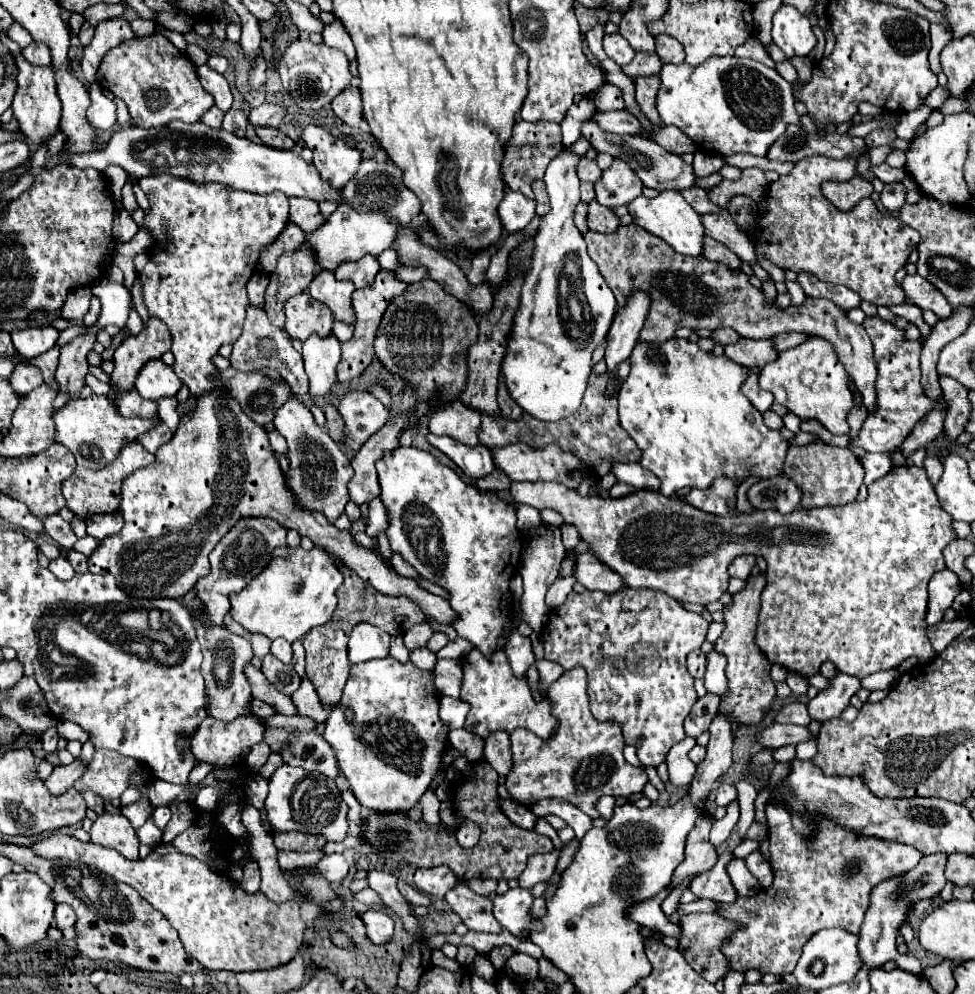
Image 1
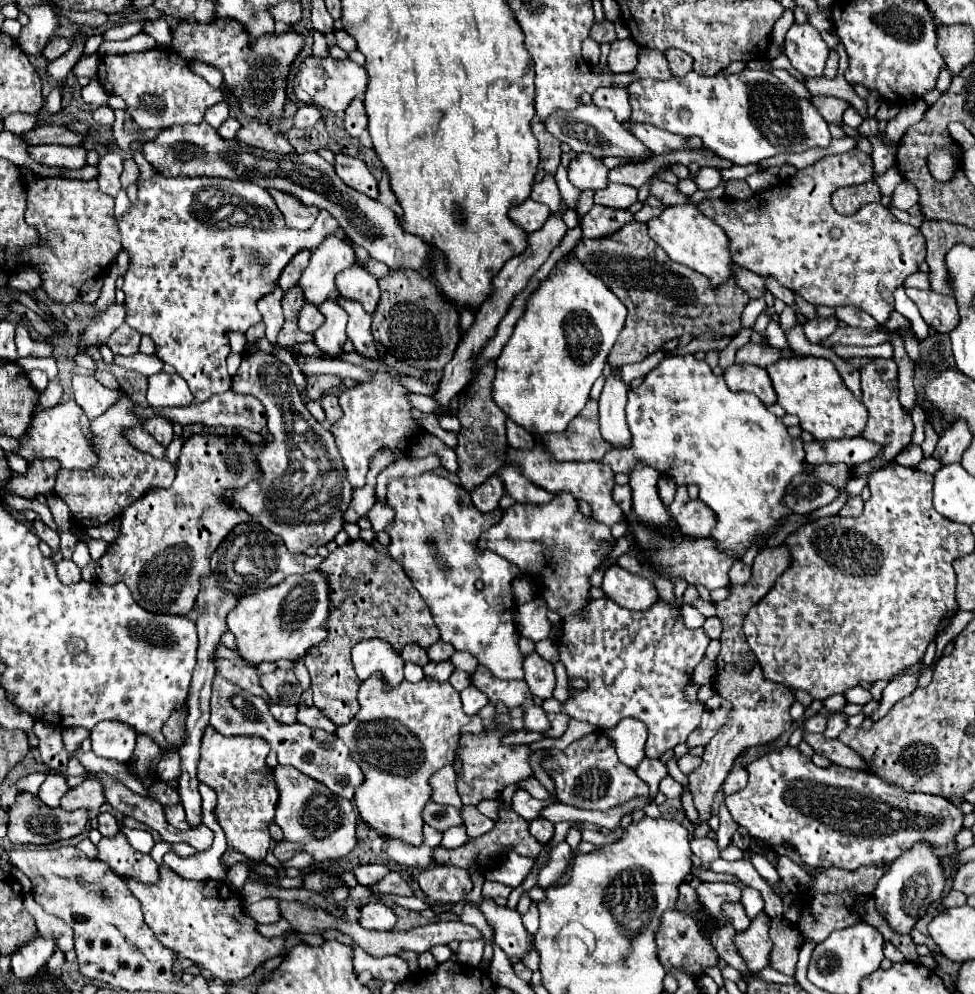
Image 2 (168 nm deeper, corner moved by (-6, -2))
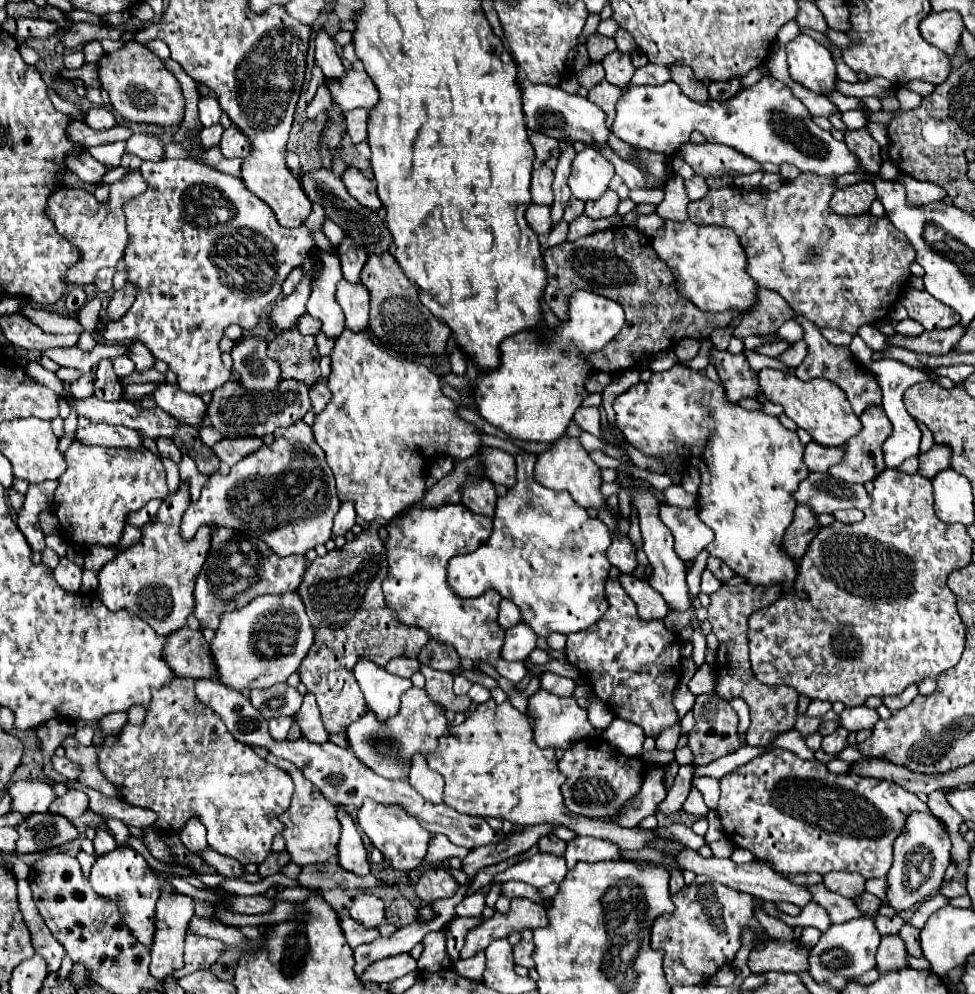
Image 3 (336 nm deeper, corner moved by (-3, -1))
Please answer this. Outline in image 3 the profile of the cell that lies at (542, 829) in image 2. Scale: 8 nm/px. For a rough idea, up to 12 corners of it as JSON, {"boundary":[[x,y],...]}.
{"boundary":[[554,835],[538,841],[540,853],[562,857],[566,843]]}

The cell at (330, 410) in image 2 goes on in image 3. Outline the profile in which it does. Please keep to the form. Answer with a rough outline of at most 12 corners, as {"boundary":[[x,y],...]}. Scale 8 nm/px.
{"boundary":[[324,381],[310,387],[312,411],[320,413],[330,401]]}

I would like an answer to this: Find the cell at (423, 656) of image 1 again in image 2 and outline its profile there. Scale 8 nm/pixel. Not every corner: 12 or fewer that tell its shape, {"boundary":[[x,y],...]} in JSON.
{"boundary":[[451,660],[423,666],[425,676],[443,682],[449,680],[455,666]]}

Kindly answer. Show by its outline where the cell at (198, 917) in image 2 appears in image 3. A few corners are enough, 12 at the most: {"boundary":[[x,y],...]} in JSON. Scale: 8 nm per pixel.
{"boundary":[[188,935],[180,975],[208,969],[224,943]]}

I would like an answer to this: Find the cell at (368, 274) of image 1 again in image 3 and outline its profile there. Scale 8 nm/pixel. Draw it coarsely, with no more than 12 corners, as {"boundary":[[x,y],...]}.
{"boundary":[[340,281],[336,301],[346,327],[368,329],[370,295],[362,283]]}

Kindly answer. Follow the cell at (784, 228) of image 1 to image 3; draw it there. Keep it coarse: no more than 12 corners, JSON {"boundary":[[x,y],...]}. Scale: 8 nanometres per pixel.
{"boundary":[[832,179],[716,189],[748,275],[854,335],[902,295],[914,249],[886,217],[840,217]]}

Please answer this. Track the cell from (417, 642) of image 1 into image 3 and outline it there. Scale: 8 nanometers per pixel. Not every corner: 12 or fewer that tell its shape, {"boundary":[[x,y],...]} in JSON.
{"boundary":[[396,657],[386,671],[400,677],[412,677],[420,669],[420,661]]}

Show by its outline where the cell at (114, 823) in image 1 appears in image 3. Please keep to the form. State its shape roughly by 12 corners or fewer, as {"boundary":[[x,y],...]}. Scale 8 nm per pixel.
{"boundary":[[130,847],[96,859],[90,883],[150,949],[160,881]]}

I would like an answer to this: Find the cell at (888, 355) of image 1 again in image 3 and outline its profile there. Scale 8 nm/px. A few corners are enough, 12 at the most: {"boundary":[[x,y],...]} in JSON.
{"boundary":[[808,443],[804,463],[810,471],[826,473],[844,455],[844,447]]}

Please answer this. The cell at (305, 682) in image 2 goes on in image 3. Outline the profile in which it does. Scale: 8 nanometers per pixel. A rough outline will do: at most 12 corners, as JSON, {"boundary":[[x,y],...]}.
{"boundary":[[304,695],[292,717],[304,739],[328,741],[314,697]]}

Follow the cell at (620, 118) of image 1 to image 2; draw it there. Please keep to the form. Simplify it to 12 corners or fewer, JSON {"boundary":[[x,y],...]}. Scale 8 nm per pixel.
{"boundary":[[631,124],[651,152],[689,150],[685,138],[651,124]]}

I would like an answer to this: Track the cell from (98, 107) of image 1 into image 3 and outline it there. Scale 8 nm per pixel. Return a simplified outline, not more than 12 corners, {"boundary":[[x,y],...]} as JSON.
{"boundary":[[104,107],[90,109],[86,123],[100,131],[118,125]]}

